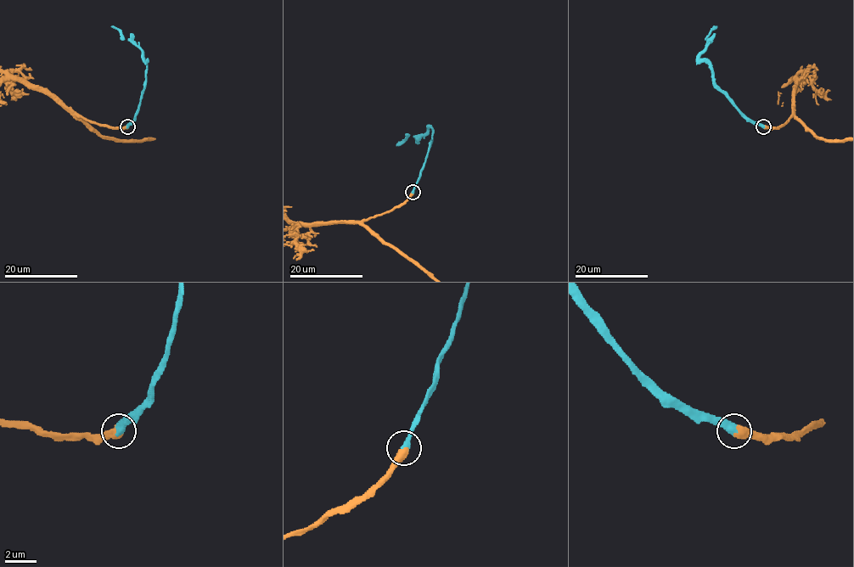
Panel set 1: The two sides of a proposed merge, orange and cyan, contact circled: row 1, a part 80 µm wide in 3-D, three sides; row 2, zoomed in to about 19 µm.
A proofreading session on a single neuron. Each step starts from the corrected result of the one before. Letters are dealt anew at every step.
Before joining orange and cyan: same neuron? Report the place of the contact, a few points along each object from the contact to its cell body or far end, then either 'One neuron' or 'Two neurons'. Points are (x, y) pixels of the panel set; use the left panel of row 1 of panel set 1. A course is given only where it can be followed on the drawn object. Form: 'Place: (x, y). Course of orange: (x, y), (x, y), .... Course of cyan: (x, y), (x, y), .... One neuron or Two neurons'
Place: (127, 126). Course of cyan: (127, 126), (138, 109), (148, 60), (138, 47), (128, 39), (124, 39), (111, 26). One neuron

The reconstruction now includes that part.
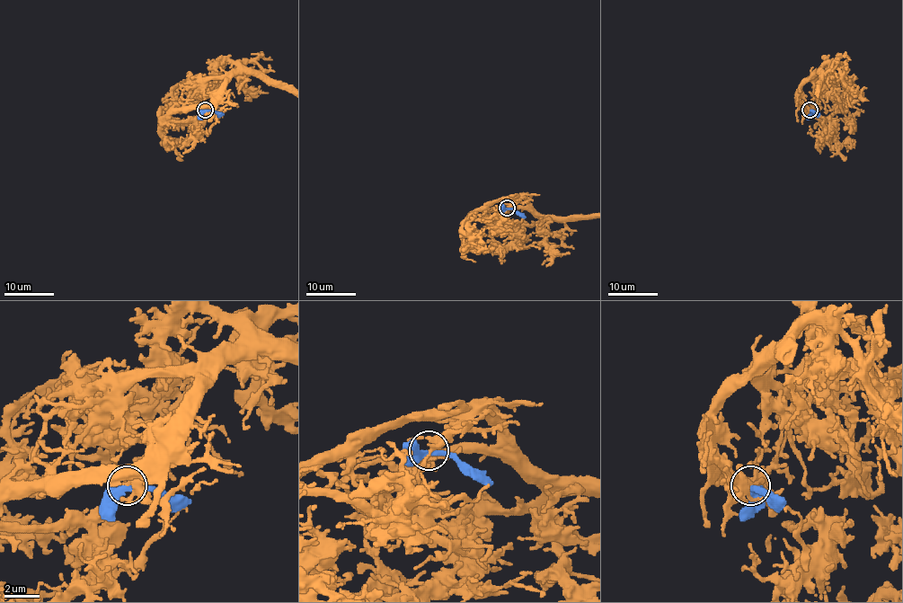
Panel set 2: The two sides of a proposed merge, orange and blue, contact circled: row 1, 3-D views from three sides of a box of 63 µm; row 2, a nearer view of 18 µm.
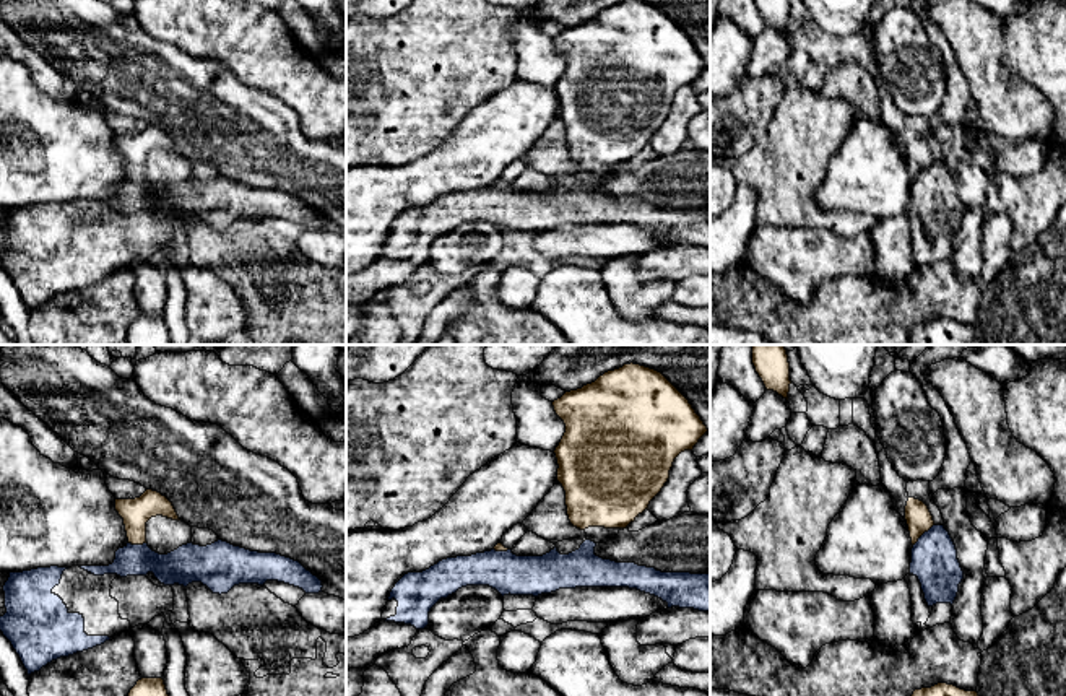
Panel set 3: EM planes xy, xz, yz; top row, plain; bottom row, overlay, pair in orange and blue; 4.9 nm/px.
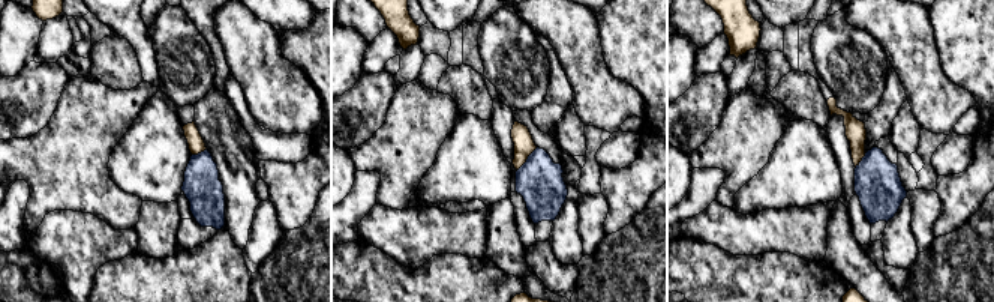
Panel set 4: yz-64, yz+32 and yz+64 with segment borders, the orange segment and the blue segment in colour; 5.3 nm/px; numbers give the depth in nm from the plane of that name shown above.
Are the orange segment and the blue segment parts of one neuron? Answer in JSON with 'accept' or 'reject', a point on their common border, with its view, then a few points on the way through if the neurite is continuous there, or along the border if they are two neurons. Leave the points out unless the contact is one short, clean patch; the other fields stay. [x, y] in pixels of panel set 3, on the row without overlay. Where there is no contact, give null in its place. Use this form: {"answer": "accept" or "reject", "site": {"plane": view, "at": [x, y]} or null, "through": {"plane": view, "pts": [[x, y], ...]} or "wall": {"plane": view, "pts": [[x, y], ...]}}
{"answer": "reject", "site": {"plane": "yz", "at": [922, 169]}}

